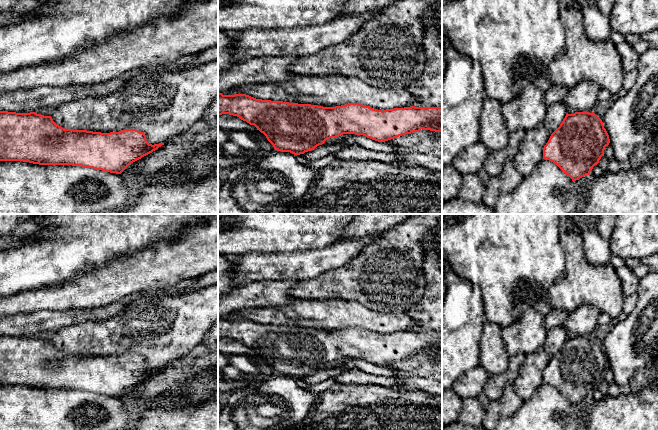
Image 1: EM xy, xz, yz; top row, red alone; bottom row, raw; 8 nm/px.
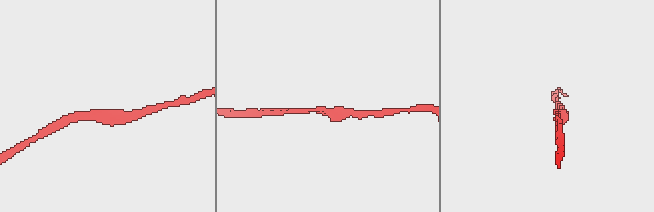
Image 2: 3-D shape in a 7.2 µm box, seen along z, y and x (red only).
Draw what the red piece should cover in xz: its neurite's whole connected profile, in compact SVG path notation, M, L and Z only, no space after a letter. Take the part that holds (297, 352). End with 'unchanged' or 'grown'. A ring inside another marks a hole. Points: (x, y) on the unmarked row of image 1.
M218 317L218 339L239 341L263 357L275 374L304 378L325 367L327 363L343 358L363 359L378 366L419 356L421 353L442 356L441 331L404 331L377 334L359 327L335 331L298 328L283 325L256 323L246 318L223 319Z; unchanged

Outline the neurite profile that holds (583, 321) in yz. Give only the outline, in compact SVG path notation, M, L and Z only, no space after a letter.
M579 306L576 310L568 314L565 328L576 336L592 337L597 335L600 330L598 325L599 313L600 311L594 306Z

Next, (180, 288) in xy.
M199 278L181 280L171 288L158 289L155 291L149 291L147 293L142 292L140 294L137 294L135 297L142 296L142 295L153 295L156 297L179 296L184 294L186 292L186 289L190 286L193 286L198 280Z

